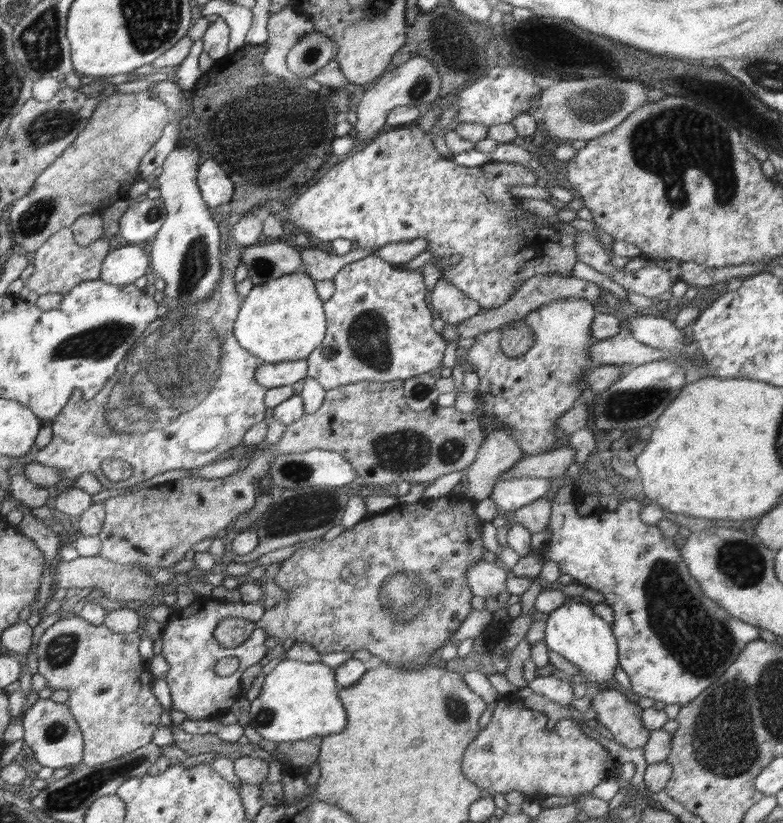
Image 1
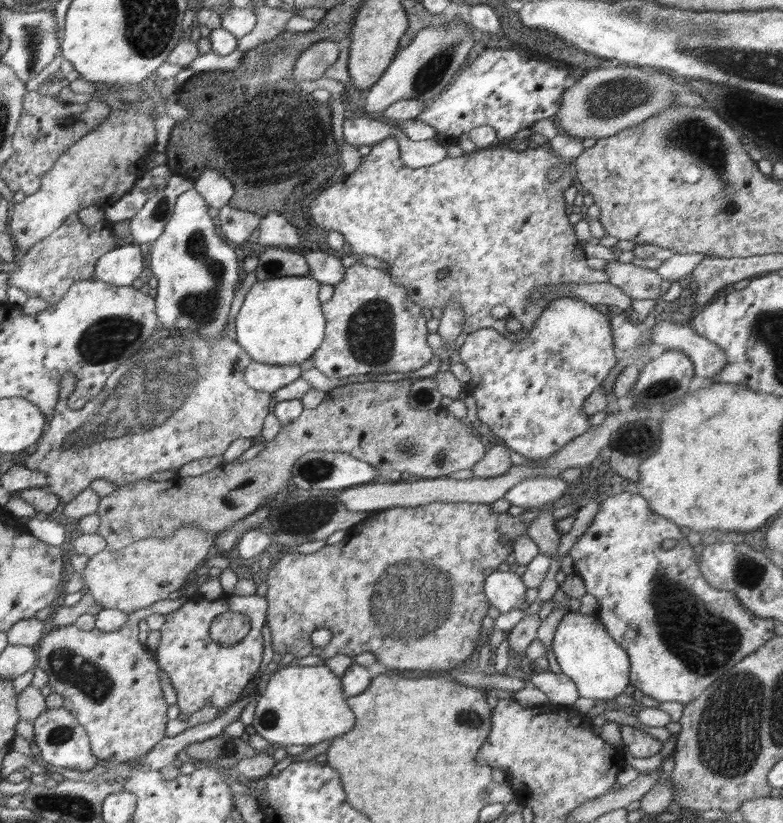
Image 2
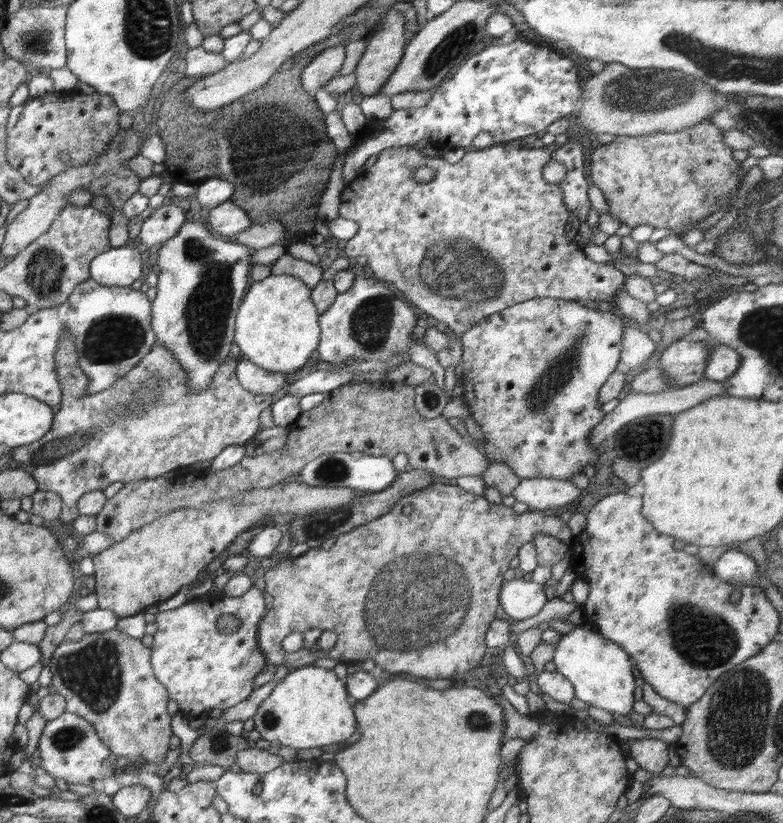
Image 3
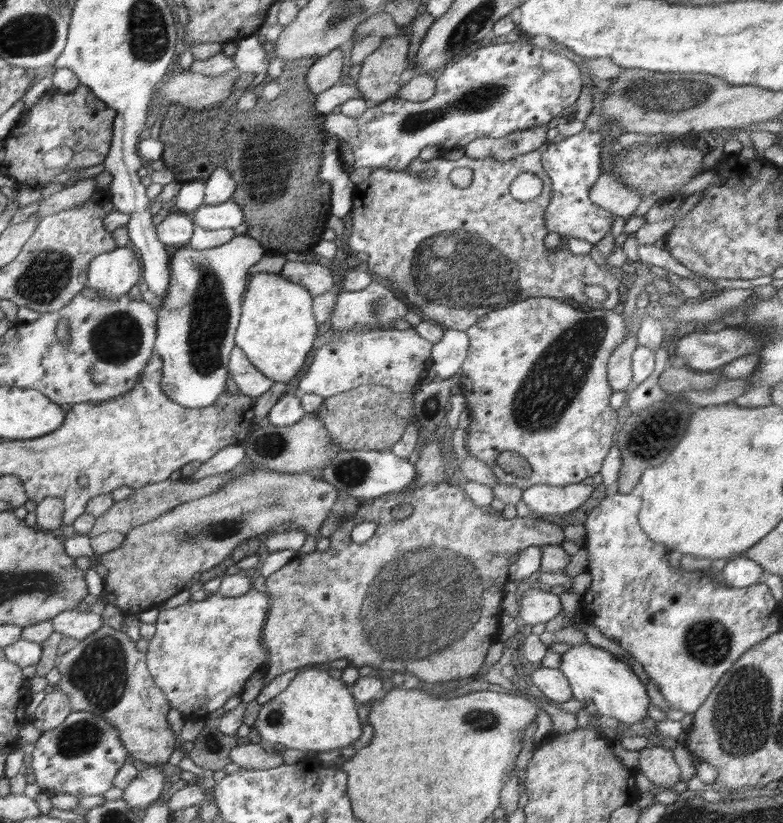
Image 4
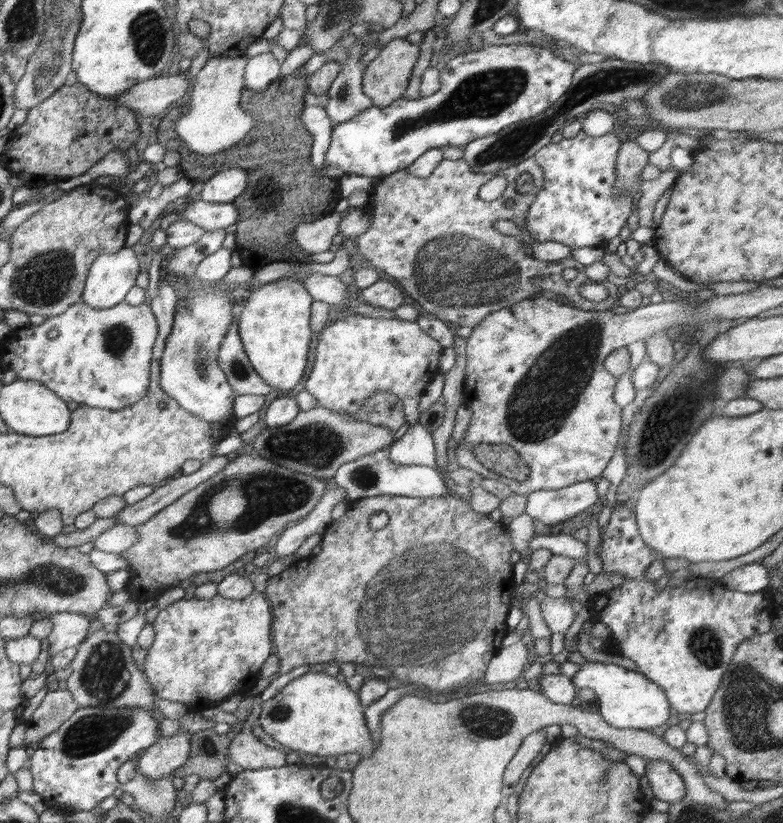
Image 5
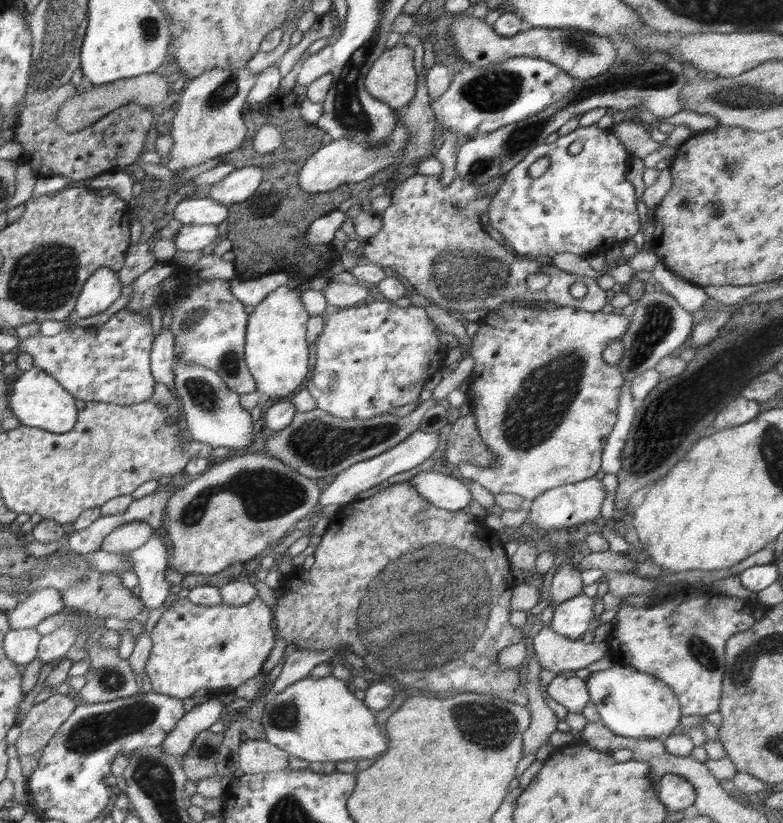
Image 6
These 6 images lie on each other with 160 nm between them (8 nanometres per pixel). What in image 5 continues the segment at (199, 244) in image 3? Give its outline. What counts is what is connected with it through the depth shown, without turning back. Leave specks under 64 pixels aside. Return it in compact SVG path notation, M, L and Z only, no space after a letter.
M220 248L200 261L194 270L188 297L177 303L173 329L168 334L159 360L161 389L182 408L209 423L218 422L226 412L230 412L239 395L230 386L218 362L219 348L233 322L232 314L236 316L243 308L242 300L233 306L228 290L220 290L220 286L226 286L226 278L234 274L237 259L238 250Z

